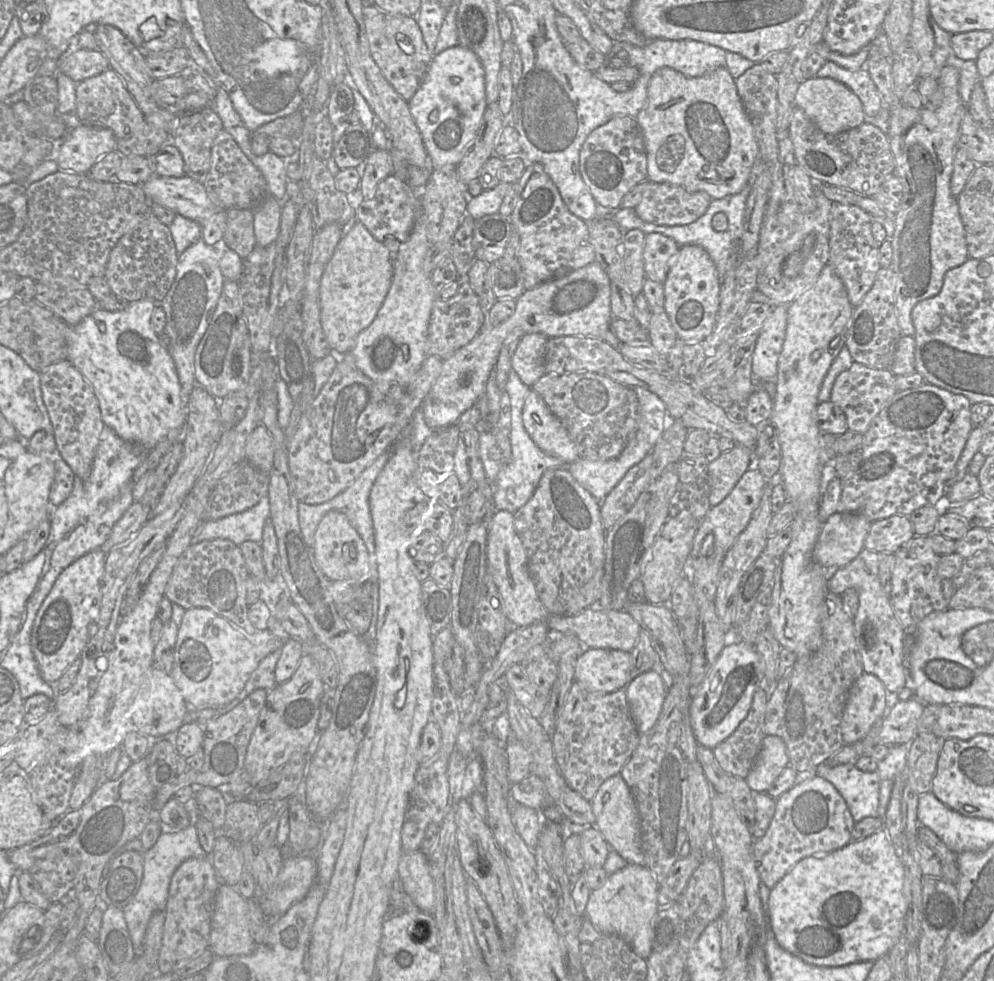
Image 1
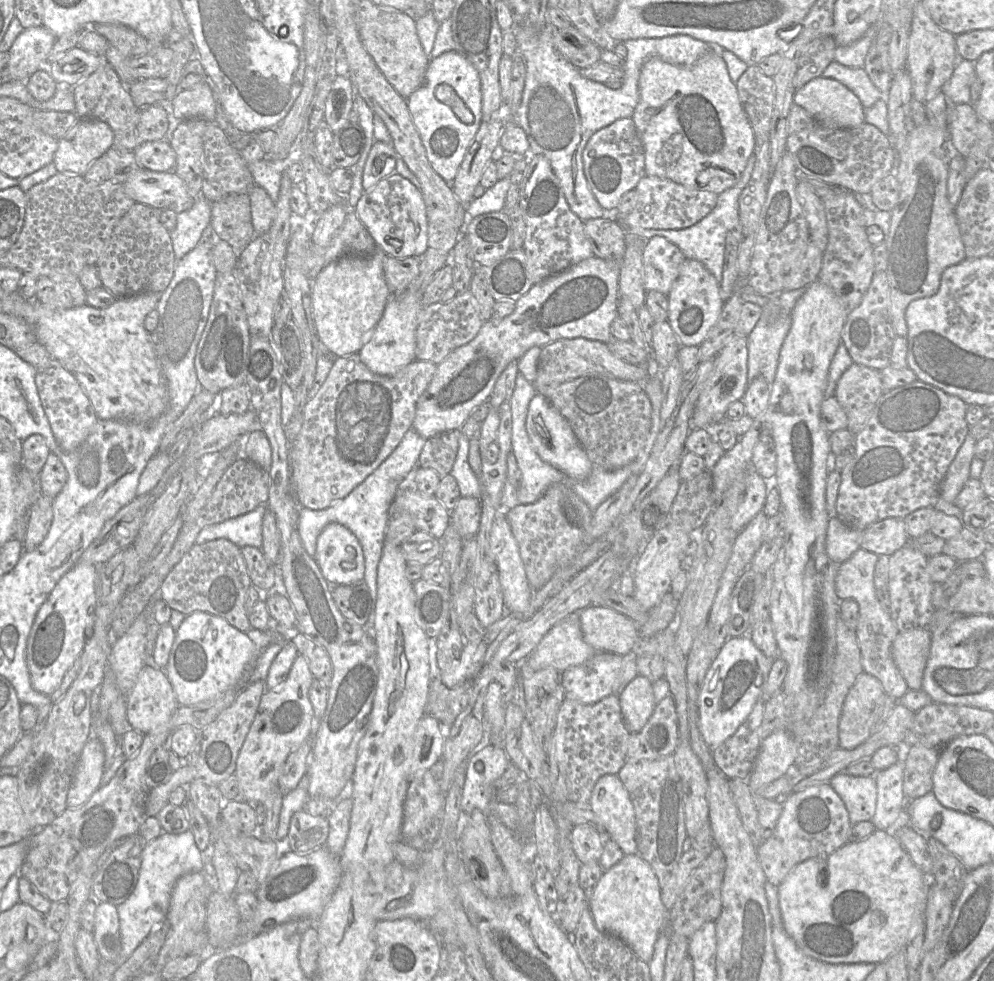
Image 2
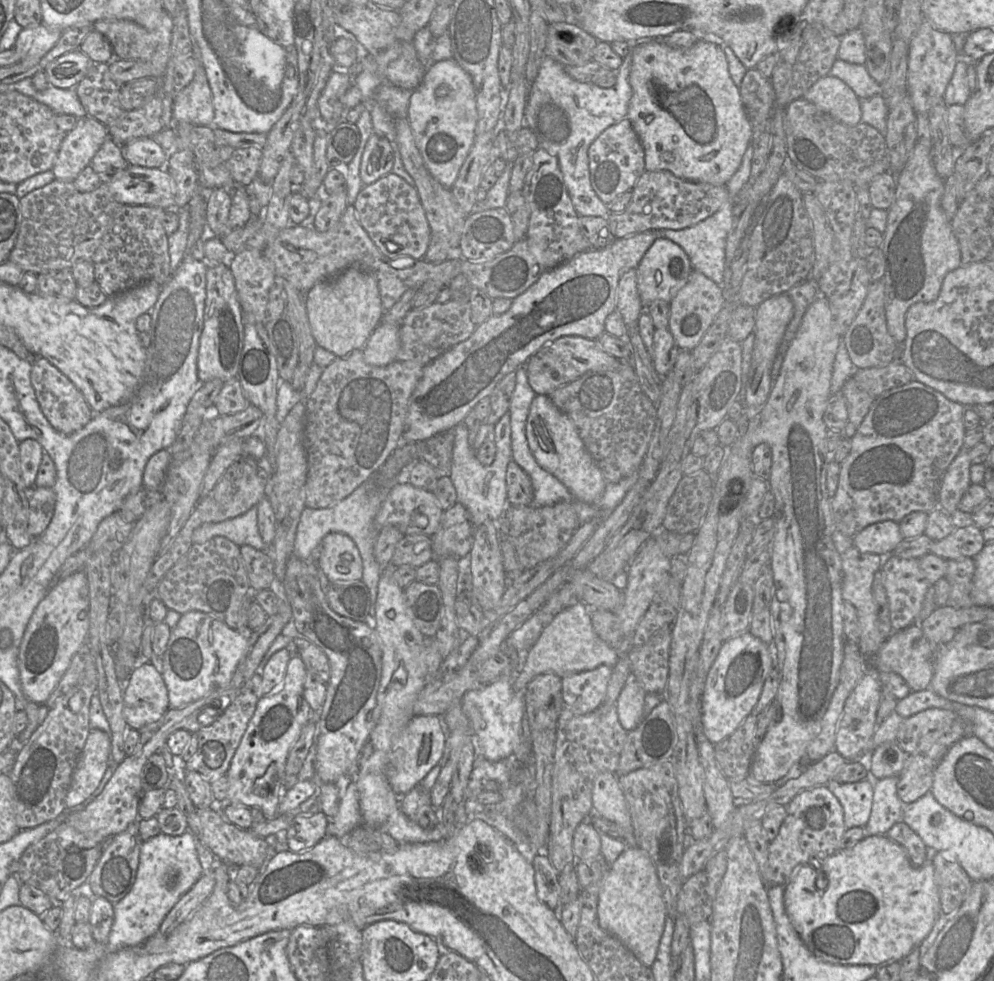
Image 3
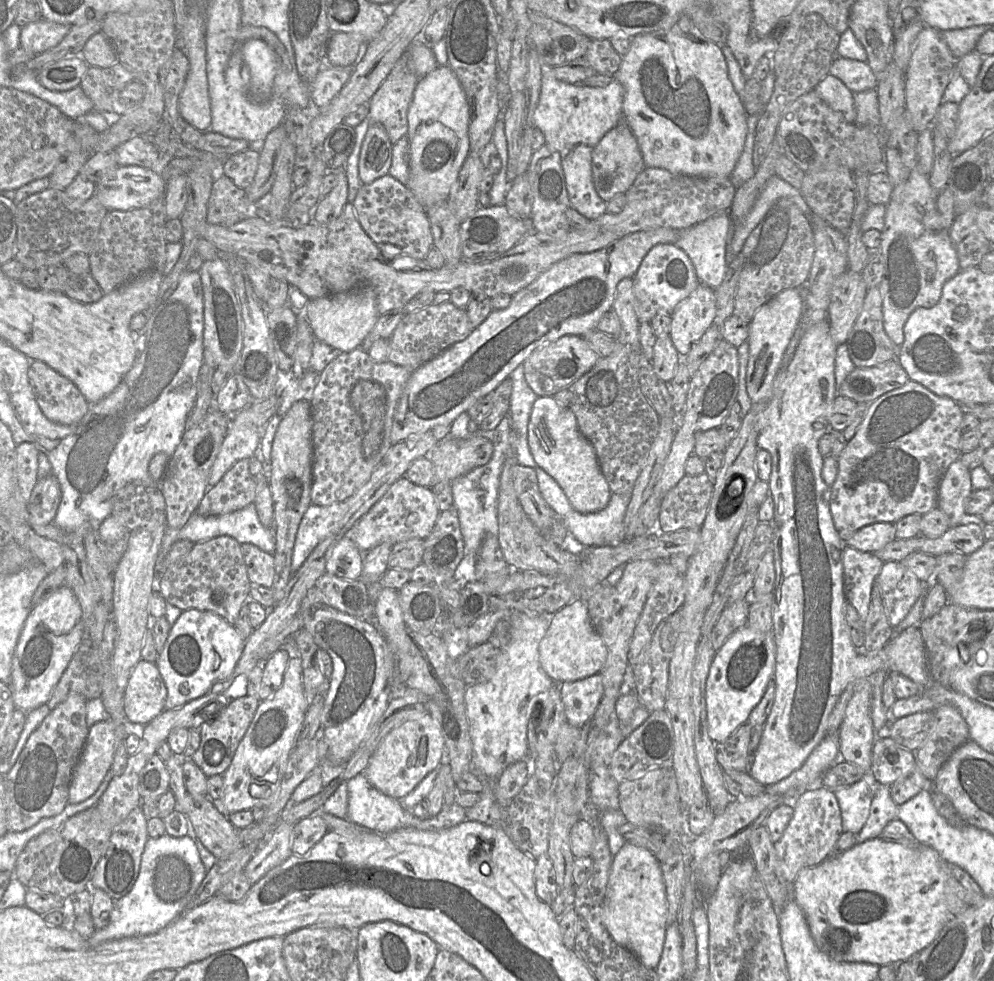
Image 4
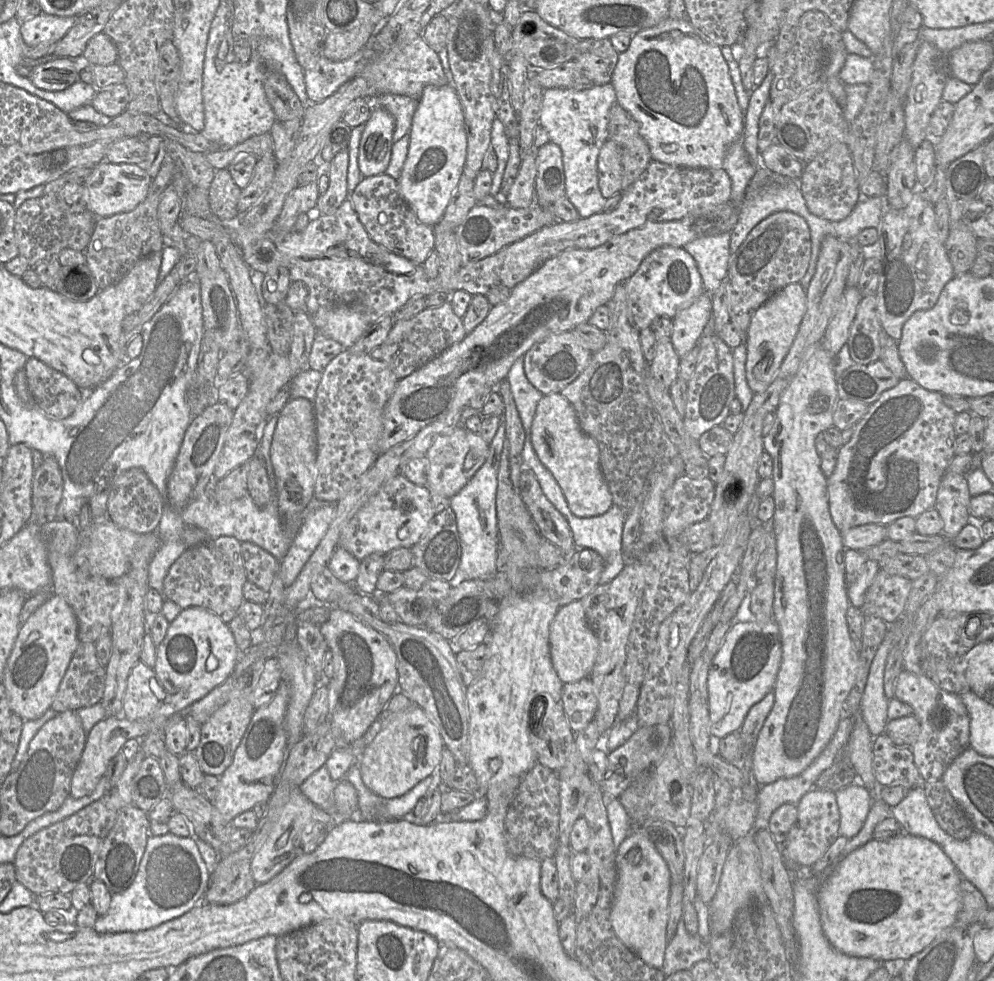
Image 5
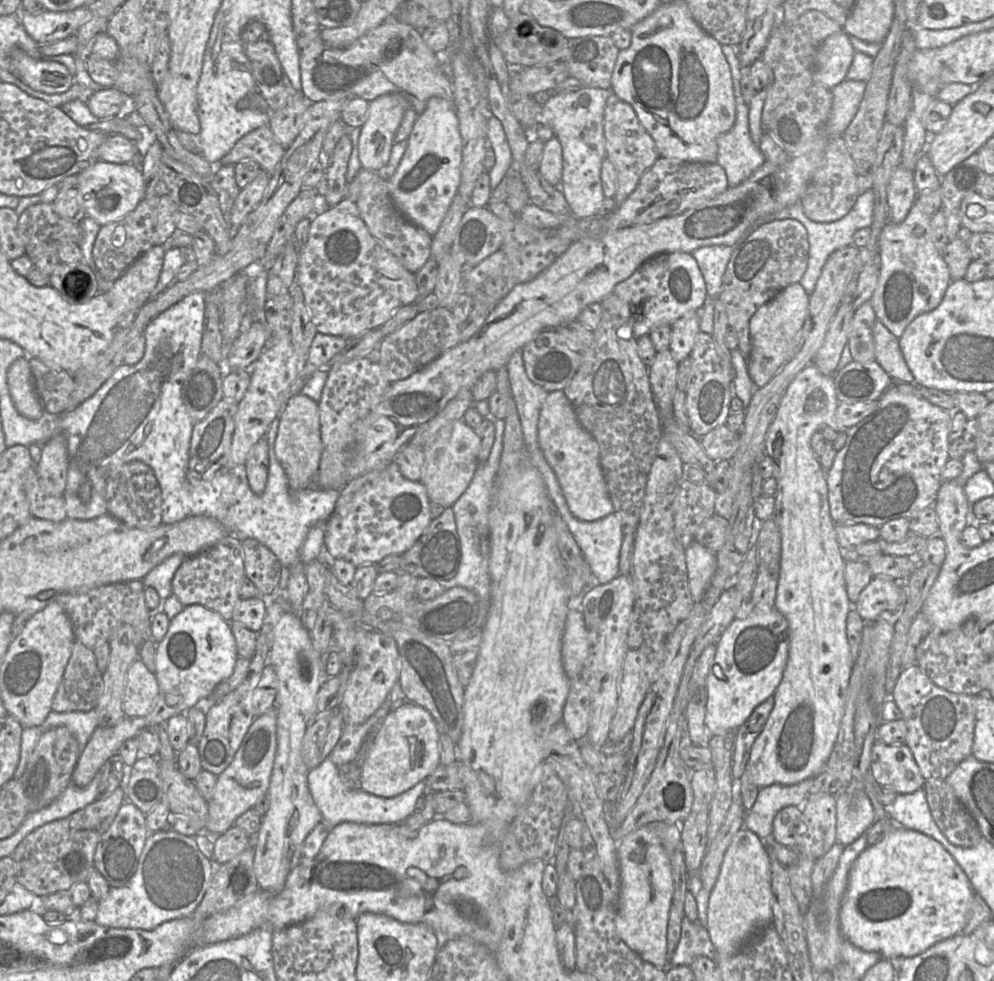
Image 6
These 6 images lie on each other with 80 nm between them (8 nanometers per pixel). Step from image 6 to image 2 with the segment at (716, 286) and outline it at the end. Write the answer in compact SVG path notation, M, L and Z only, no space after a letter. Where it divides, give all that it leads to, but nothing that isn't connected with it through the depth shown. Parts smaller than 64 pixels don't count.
M743 181L739 184L740 187L738 189L719 194L713 210L699 222L688 228L667 230L623 227L623 229L628 235L636 235L644 240L648 240L653 236L665 237L676 245L687 259L701 262L720 285L722 281L726 237L729 231L733 230L737 225L741 225L739 221L738 199L747 183L748 181Z

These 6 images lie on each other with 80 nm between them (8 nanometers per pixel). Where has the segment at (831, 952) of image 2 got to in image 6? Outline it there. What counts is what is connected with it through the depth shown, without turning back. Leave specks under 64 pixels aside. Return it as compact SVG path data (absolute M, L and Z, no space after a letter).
M890 820L890 826L891 828L888 829L882 840L866 847L855 860L849 871L848 886L839 913L840 931L849 942L863 951L877 952L881 954L883 958L914 957L934 944L961 933L968 919L970 904L976 892L962 868L941 843L918 831L903 828L893 820Z

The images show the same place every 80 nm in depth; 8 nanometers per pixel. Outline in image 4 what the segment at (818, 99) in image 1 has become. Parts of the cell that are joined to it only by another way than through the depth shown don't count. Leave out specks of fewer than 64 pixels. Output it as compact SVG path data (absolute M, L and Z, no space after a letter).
M828 74L814 90L830 108L840 112L847 122L855 123L853 93L840 79Z

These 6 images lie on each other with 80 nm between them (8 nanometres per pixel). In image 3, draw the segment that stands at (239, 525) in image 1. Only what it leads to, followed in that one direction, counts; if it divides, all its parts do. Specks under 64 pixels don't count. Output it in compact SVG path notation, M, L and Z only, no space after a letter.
M253 506L244 514L218 523L206 523L194 530L193 544L202 544L218 536L226 537L238 546L250 545L268 552L258 528L258 508Z

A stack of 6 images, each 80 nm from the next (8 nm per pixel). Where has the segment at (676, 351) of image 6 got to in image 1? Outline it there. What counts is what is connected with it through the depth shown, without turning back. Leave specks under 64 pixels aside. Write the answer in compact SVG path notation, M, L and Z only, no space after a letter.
M680 246L668 270L664 286L664 311L679 340L703 342L712 332L719 311L720 281L716 266L700 246Z

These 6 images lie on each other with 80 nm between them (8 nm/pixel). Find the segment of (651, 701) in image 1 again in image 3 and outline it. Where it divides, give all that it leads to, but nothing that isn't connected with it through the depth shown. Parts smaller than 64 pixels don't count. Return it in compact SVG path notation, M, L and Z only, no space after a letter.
M634 679L624 686L616 701L618 720L628 732L635 729L643 720L644 700L647 692Z

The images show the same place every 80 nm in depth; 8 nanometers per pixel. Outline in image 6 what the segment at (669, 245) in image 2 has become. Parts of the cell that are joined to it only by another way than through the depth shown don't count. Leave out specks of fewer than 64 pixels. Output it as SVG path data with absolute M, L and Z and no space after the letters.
M670 252L644 262L613 293L620 298L619 325L629 325L636 339L662 324L671 325L690 311L699 311L707 298L706 285L691 253Z

